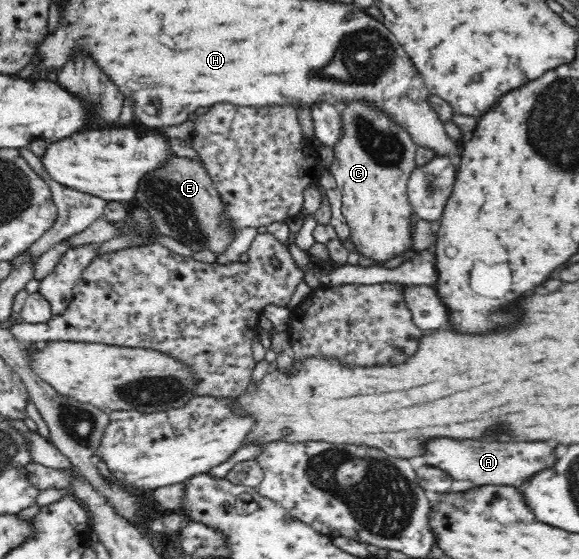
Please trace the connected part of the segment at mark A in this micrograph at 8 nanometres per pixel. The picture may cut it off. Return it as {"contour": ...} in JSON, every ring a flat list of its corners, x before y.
{"contour":[[439,438,431,440,425,448,423,458,449,472,455,480,469,480,475,486,481,484,509,484,509,486,521,486,521,480,541,472,545,468,551,468,555,460,555,450,549,448,543,442,475,442,475,440,453,440,453,438]]}

